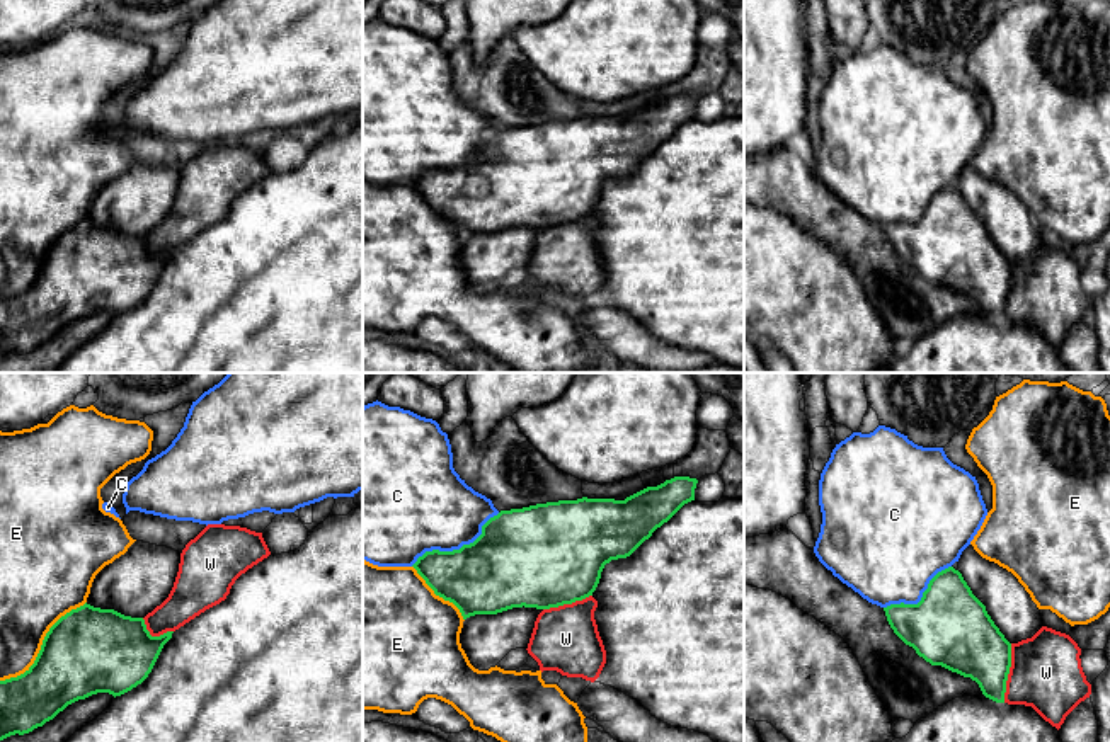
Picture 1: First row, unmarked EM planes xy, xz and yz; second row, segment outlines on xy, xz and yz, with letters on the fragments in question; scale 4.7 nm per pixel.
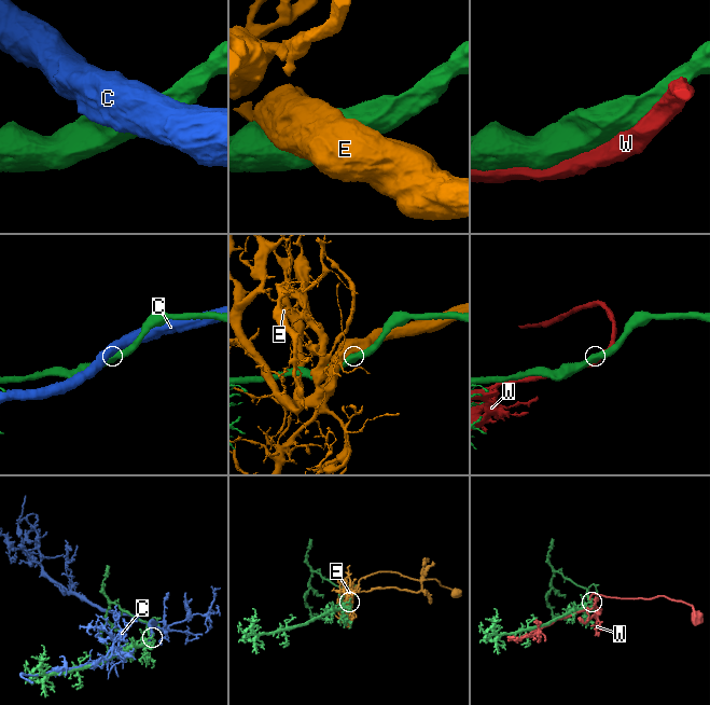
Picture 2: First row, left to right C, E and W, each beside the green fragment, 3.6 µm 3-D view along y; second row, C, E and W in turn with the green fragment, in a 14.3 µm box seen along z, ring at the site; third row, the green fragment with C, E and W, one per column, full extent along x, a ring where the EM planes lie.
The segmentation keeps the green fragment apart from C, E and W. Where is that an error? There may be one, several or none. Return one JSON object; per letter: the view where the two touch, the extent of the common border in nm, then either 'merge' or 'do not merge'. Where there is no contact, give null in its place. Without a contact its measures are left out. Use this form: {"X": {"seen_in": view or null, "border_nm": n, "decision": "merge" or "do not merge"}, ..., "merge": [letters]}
{"C": {"seen_in": "xz", "border_nm": 500, "decision": "do not merge"}, "E": {"seen_in": "xy", "border_nm": 550, "decision": "do not merge"}, "W": {"seen_in": "yz", "border_nm": 280, "decision": "do not merge"}, "merge": []}

